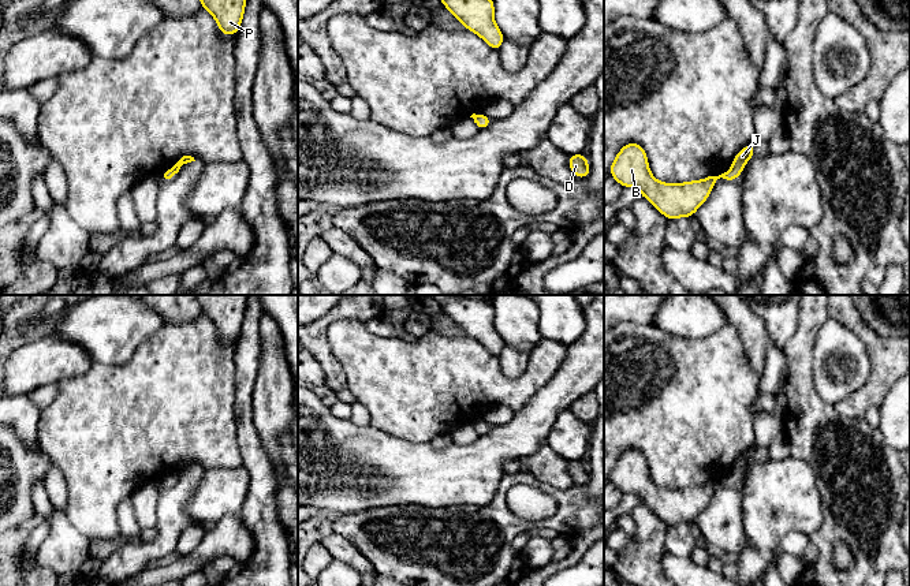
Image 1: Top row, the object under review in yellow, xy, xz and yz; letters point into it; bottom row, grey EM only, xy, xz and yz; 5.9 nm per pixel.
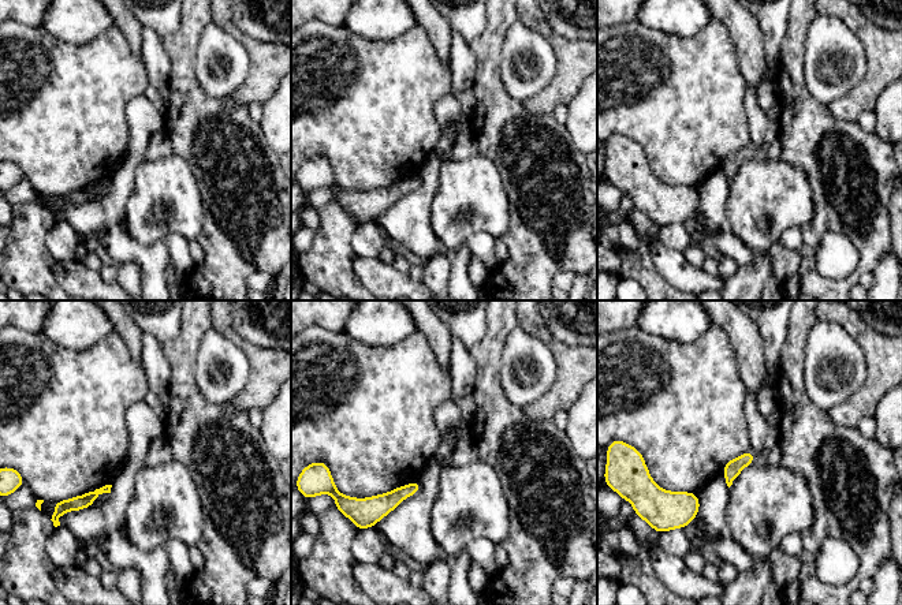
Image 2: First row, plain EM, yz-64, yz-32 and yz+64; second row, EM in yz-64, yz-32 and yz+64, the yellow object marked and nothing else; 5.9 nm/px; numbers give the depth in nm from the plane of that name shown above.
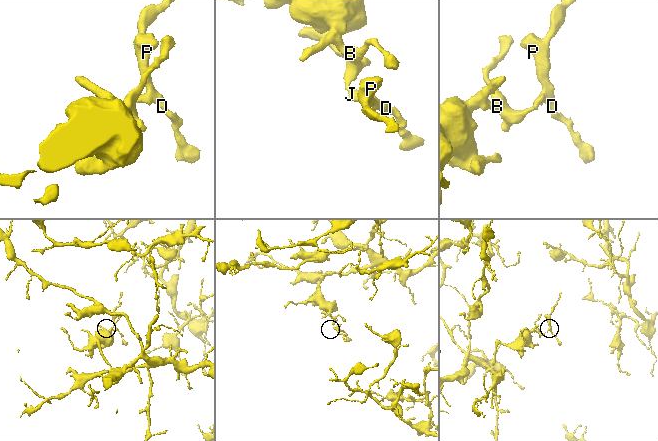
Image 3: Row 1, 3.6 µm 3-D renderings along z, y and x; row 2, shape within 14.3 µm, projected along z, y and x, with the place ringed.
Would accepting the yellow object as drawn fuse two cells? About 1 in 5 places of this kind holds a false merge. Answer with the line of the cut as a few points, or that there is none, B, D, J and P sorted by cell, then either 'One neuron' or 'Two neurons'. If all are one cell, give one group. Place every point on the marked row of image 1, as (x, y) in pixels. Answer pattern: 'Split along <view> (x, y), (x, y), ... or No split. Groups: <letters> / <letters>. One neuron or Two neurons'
No split. Groups: B D J P. One neuron

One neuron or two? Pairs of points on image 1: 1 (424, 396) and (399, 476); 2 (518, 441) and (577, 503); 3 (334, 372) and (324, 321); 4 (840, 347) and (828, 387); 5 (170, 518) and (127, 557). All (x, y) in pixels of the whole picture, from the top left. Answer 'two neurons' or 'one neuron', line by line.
1: two neurons
2: two neurons
3: one neuron
4: one neuron
5: one neuron

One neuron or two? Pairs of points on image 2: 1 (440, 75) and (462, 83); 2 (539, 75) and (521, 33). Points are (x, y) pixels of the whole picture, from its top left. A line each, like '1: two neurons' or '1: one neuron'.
1: two neurons
2: one neuron

